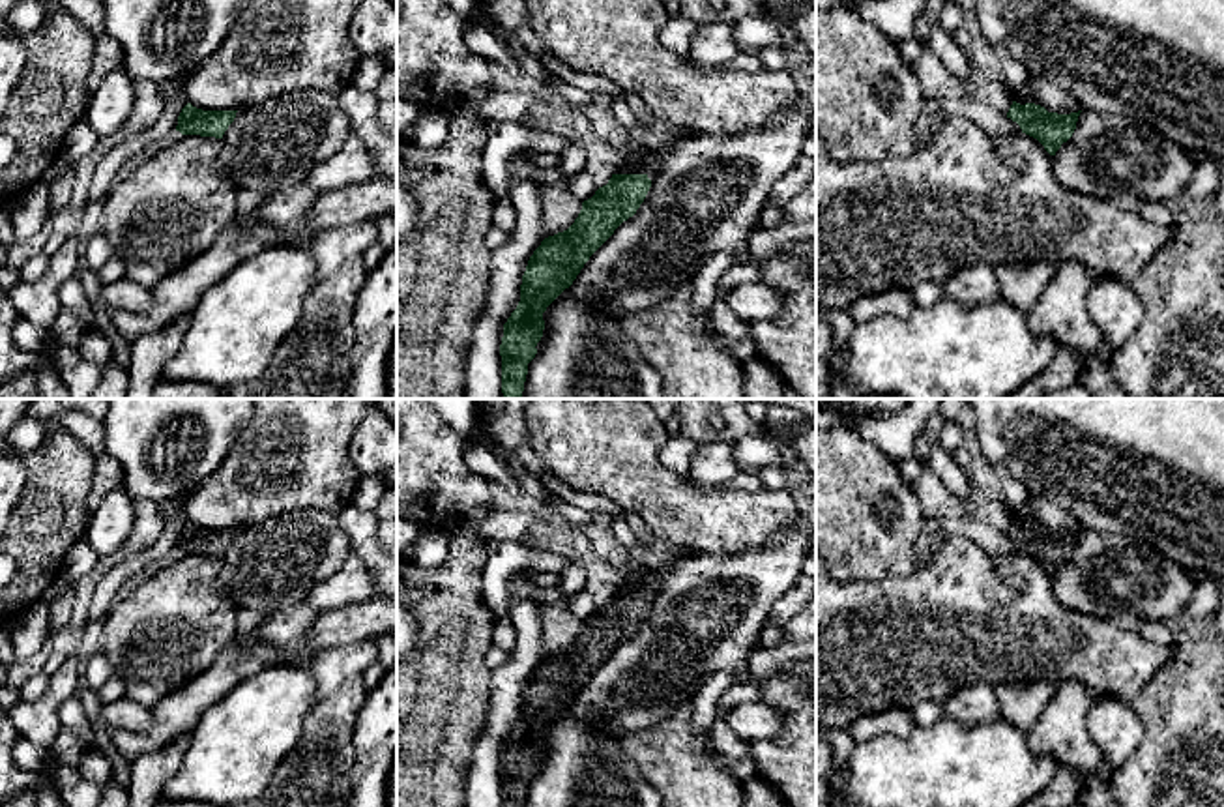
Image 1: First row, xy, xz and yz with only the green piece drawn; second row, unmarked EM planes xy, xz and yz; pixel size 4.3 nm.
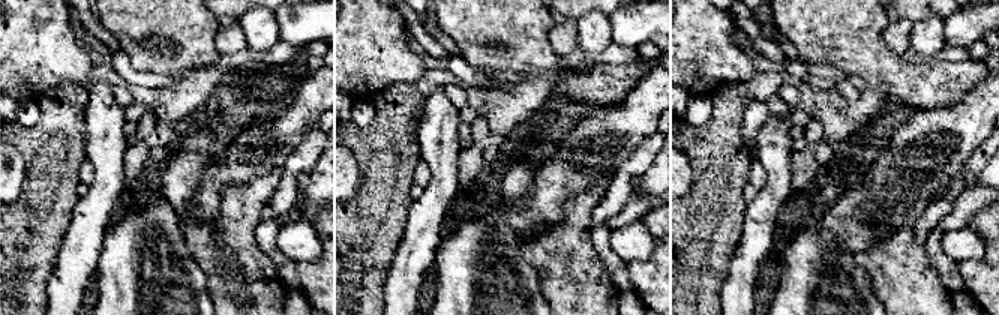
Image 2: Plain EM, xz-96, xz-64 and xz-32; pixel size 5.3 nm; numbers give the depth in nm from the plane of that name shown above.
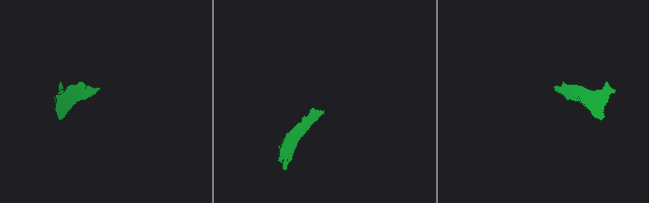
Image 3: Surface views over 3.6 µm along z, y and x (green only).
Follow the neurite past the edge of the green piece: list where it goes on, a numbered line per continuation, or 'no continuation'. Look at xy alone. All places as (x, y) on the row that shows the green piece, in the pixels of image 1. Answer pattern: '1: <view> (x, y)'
no continuation

